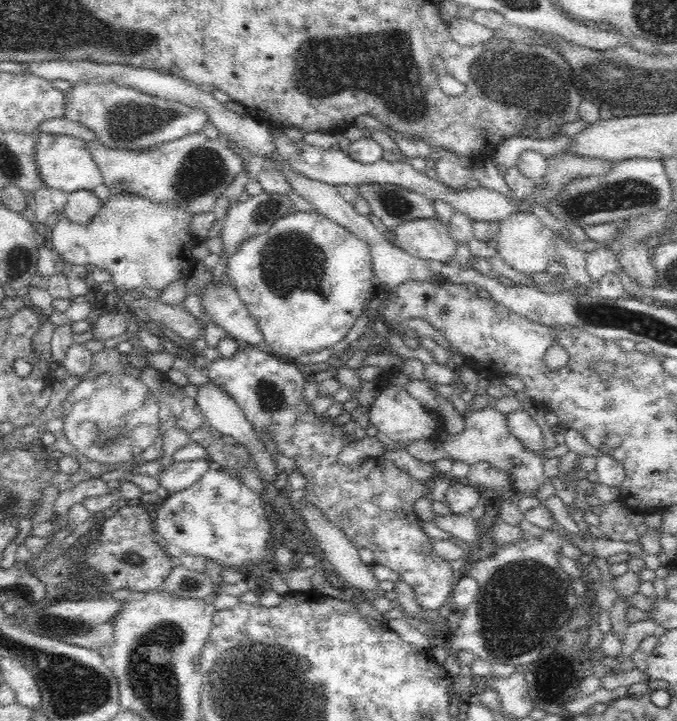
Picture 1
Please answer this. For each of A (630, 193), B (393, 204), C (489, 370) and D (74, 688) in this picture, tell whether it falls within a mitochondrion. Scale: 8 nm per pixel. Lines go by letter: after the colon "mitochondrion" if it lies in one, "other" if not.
A: mitochondrion
B: mitochondrion
C: other
D: mitochondrion

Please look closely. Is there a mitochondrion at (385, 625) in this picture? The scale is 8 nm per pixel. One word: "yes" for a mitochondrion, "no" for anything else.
no

